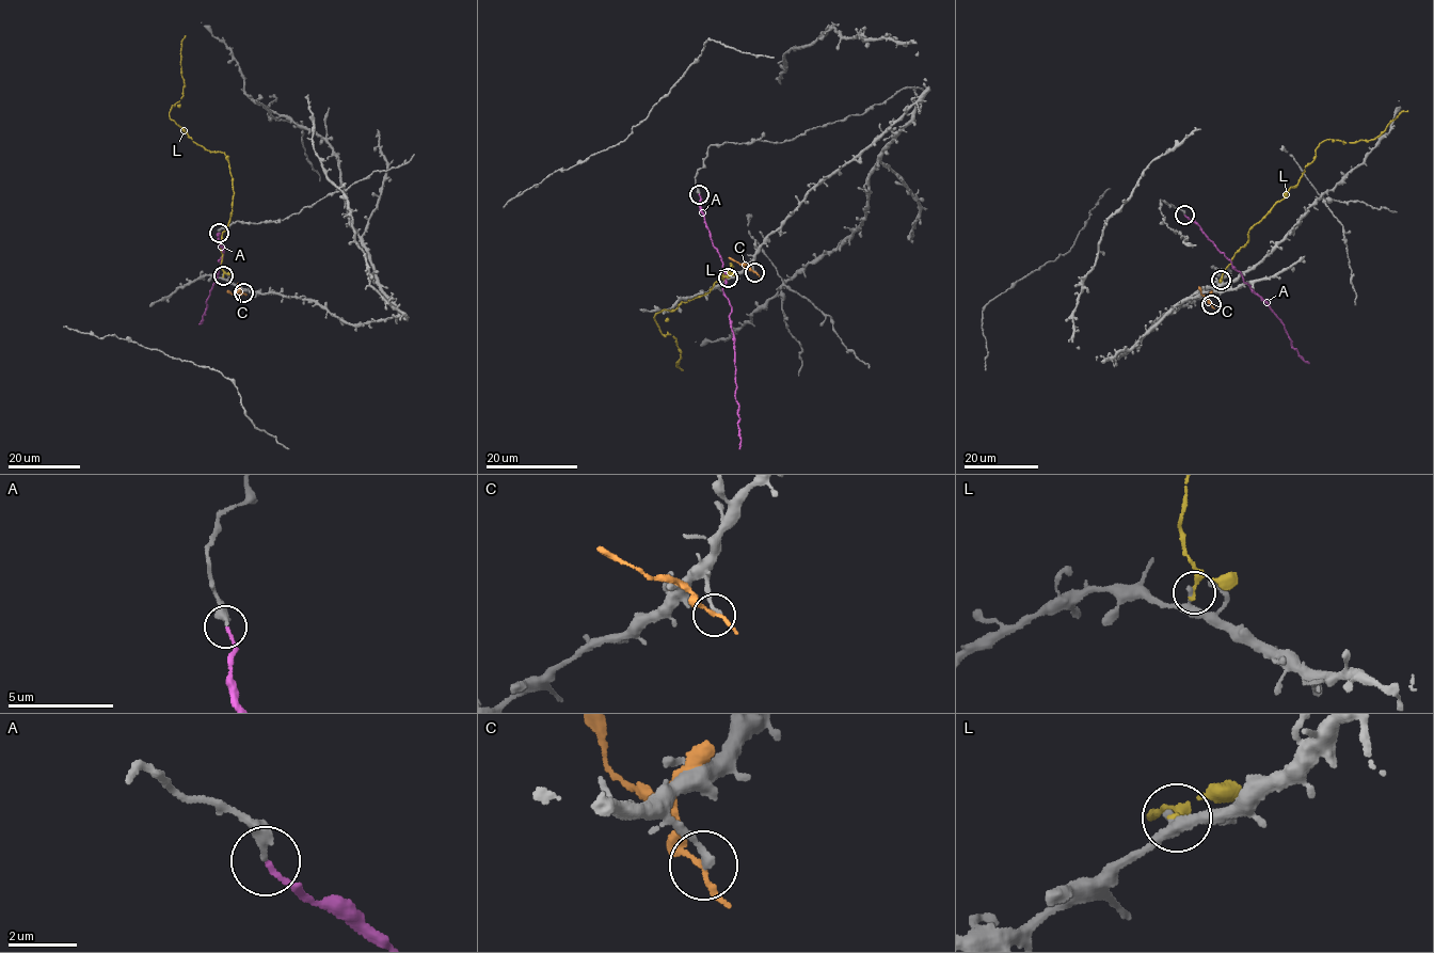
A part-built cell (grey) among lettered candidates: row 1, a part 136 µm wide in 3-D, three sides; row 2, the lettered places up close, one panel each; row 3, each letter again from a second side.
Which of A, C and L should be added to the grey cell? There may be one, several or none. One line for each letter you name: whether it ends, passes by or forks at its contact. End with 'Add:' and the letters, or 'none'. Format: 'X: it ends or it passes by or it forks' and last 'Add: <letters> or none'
A: it ends
Add: A

